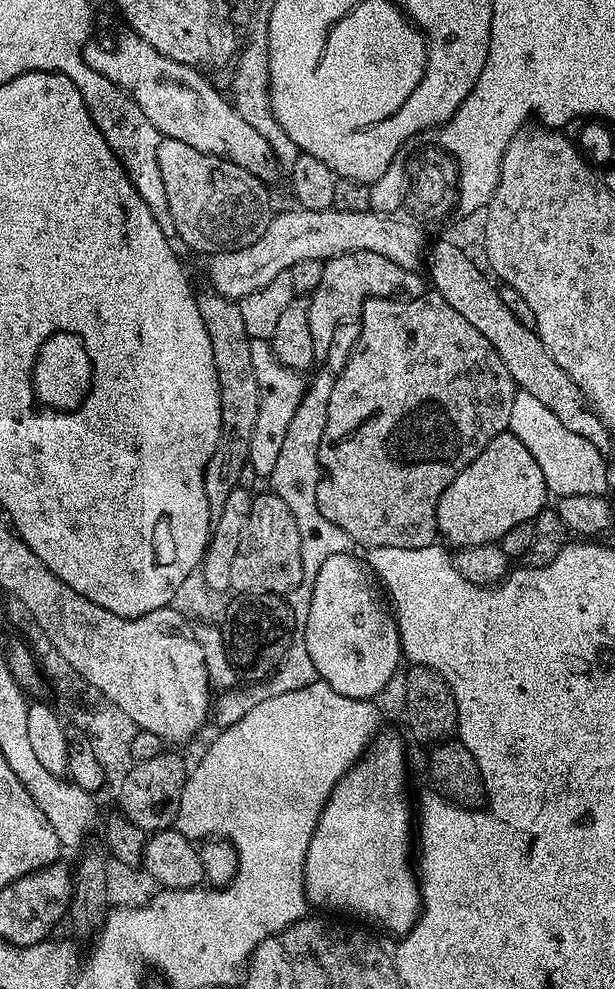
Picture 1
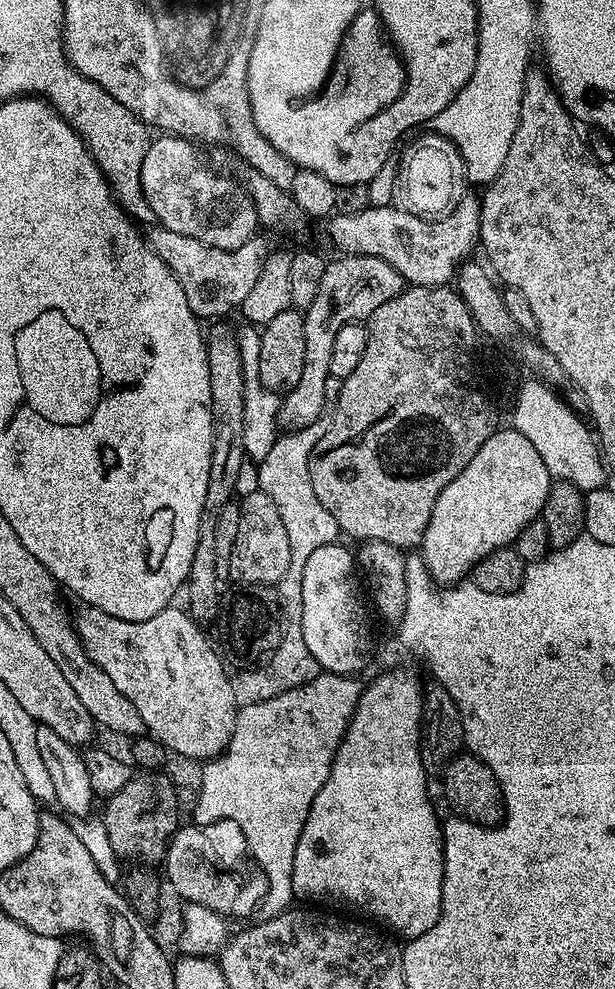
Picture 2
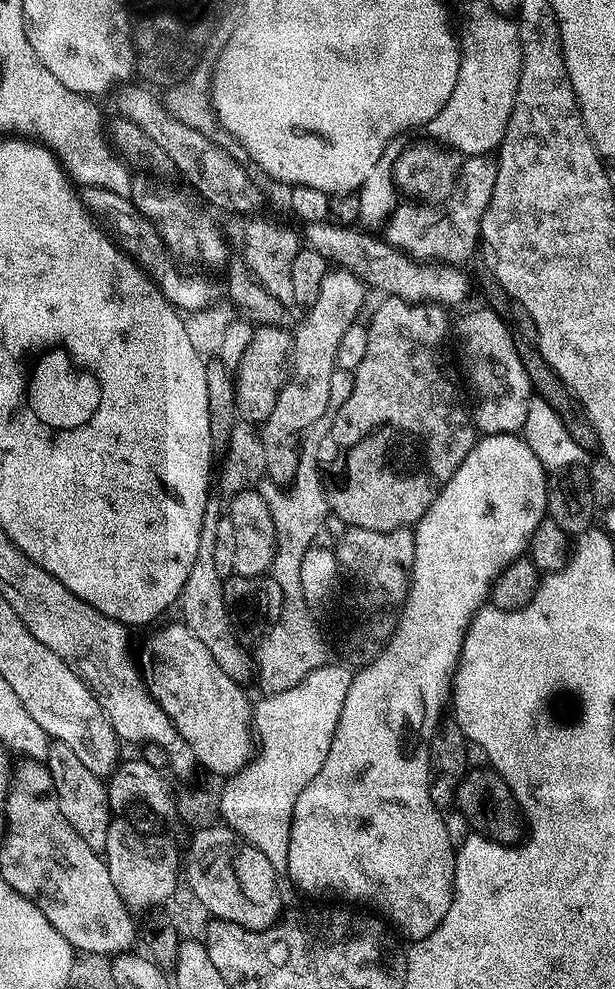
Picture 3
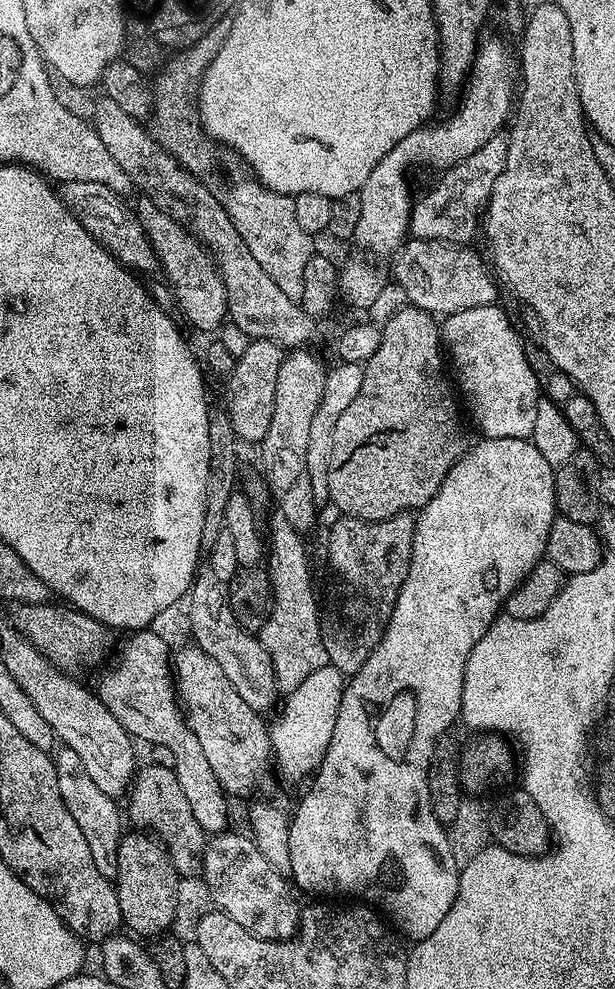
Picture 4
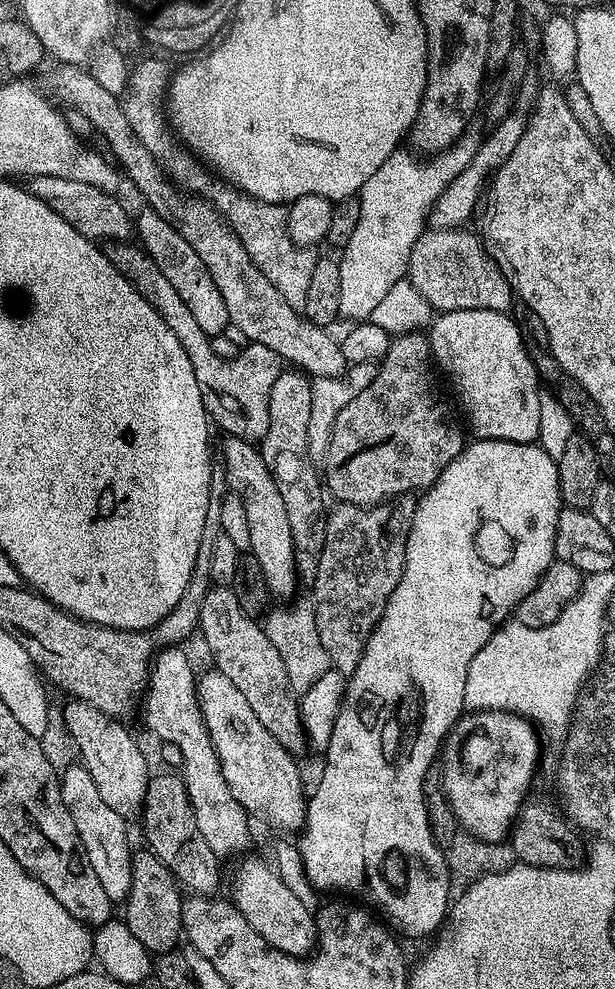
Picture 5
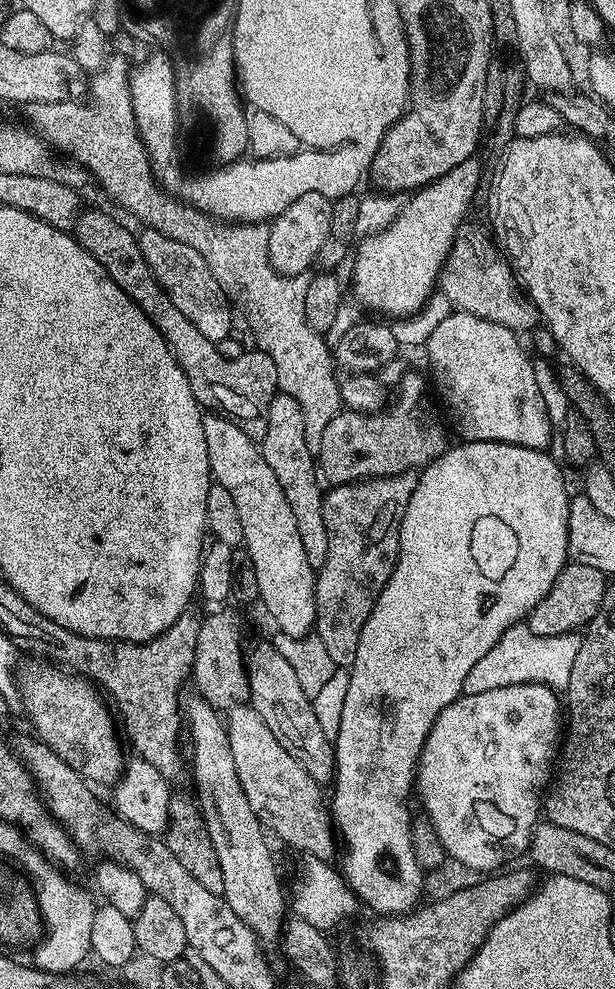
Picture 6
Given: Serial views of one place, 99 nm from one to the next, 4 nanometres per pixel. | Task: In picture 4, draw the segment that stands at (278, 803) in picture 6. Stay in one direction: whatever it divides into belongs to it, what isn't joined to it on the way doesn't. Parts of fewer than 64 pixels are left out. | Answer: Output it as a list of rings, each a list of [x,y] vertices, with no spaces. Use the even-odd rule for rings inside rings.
[[[189,646],[180,653],[175,653],[174,687],[182,705],[184,718],[194,738],[198,738],[198,743],[202,745],[202,751],[206,753],[214,774],[218,774],[218,782],[224,787],[225,793],[232,798],[250,795],[267,778],[268,771],[273,771],[274,768],[271,734],[269,725],[266,722],[264,724],[265,717],[242,702],[238,690],[230,686],[230,678],[222,674],[222,666],[218,666],[218,662],[210,658],[210,654],[195,646]]]

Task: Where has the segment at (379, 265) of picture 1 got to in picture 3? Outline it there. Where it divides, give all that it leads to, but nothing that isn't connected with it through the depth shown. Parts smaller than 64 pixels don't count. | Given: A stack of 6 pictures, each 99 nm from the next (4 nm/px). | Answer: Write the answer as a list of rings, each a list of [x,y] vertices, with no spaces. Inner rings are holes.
[[[329,270],[326,278],[322,278],[322,290],[318,290],[318,298],[307,309],[304,321],[294,328],[294,355],[290,361],[290,379],[278,394],[278,402],[274,402],[274,410],[262,422],[262,439],[265,448],[265,470],[267,477],[287,485],[295,480],[300,465],[300,453],[304,431],[311,424],[316,424],[324,415],[329,415],[328,407],[333,403],[330,398],[330,378],[337,369],[338,342],[342,342],[342,334],[350,325],[357,323],[360,307],[364,304],[366,285],[359,276],[343,270]]]

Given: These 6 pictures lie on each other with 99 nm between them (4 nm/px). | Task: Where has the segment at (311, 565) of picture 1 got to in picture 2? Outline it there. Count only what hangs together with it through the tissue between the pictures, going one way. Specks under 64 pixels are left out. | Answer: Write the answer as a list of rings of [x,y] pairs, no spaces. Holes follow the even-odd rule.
[[[317,422],[280,434],[270,454],[266,454],[266,458],[258,464],[259,491],[274,498],[274,506],[278,506],[282,522],[286,525],[286,534],[290,537],[290,570],[286,570],[278,585],[280,599],[284,601],[284,612],[302,612],[302,570],[310,554],[314,554],[318,546],[337,543],[341,535],[338,522],[334,522],[330,510],[318,502],[318,494],[314,494],[314,486],[310,482],[310,458],[324,436],[324,430],[325,425]]]

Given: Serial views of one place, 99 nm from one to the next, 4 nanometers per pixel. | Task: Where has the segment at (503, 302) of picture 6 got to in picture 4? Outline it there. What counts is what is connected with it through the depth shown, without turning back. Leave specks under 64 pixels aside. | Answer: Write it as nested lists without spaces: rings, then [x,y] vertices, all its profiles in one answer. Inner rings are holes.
[[[412,238],[395,253],[394,259],[396,261],[392,264],[391,279],[400,284],[402,290],[406,290],[406,298],[411,307],[443,318],[453,316],[455,312],[470,310],[474,306],[497,303],[497,281],[486,260],[484,265],[483,258],[472,249],[472,246],[447,244],[444,240]]]

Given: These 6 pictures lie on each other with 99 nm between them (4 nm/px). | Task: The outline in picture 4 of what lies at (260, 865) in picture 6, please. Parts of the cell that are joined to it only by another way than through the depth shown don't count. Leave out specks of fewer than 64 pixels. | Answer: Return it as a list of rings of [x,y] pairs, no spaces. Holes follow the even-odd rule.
[[[136,630],[129,635],[132,637],[121,646],[120,653],[118,653],[119,648],[115,653],[115,656],[117,655],[116,668],[110,669],[101,678],[100,685],[95,685],[94,692],[131,737],[137,741],[145,740],[145,745],[148,746],[161,744],[167,749],[174,750],[174,771],[178,778],[178,786],[182,786],[182,790],[186,790],[186,798],[190,798],[190,810],[194,810],[194,818],[198,818],[198,822],[206,834],[219,834],[229,827],[228,803],[230,800],[224,787],[218,782],[218,774],[214,774],[214,769],[211,768],[206,753],[202,751],[202,745],[198,743],[198,738],[194,738],[194,734],[184,718],[182,705],[174,687],[174,660],[170,652],[168,656],[168,644],[158,633],[152,631]]]

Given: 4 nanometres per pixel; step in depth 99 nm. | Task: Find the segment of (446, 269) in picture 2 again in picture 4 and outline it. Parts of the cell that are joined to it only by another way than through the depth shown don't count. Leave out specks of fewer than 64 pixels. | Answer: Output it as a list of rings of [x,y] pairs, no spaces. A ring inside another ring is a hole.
[[[501,134],[478,146],[470,158],[443,173],[444,176],[424,197],[412,206],[410,232],[417,240],[444,240],[447,244],[467,245],[475,238],[492,196],[494,182],[506,167],[508,137]]]

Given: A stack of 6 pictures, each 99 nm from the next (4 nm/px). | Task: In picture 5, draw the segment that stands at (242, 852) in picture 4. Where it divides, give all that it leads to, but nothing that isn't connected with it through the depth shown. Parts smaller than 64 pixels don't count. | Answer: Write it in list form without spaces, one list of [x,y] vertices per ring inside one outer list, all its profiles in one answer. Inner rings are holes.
[[[248,860],[236,876],[236,885],[232,888],[231,903],[250,922],[252,929],[270,946],[282,950],[287,956],[307,957],[317,947],[316,918],[313,909],[300,901],[290,891],[290,886],[282,882],[275,867],[264,860]]]

